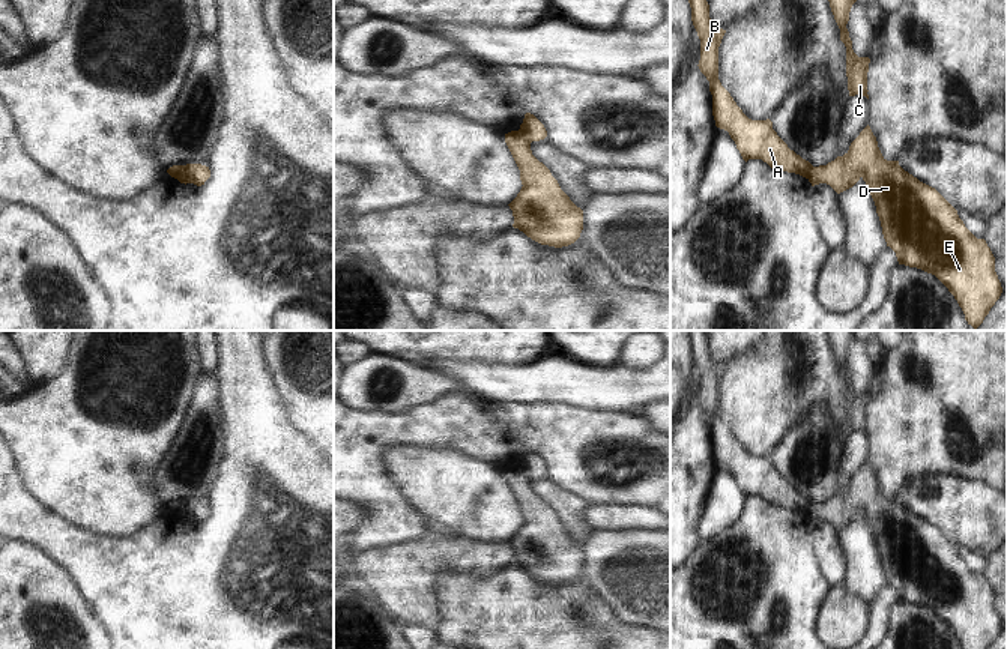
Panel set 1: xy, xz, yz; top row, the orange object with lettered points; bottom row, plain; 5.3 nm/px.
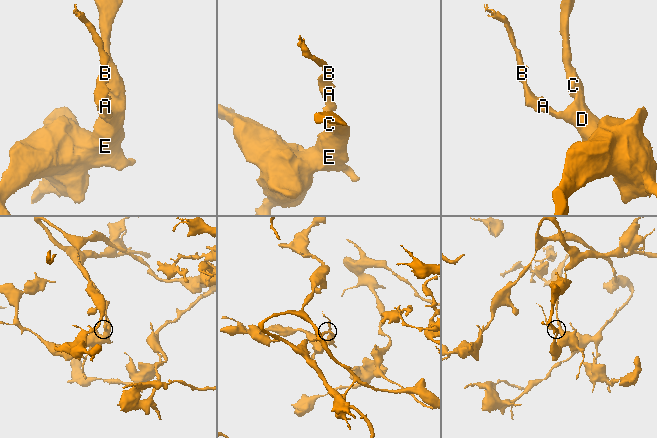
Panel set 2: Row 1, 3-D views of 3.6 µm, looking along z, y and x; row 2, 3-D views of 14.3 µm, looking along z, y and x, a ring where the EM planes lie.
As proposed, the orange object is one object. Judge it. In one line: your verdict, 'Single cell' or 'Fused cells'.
Fused cells

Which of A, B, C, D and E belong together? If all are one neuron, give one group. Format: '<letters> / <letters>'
A B / C D E

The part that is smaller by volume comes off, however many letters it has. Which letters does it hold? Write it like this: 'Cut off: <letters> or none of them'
Cut off: A, B

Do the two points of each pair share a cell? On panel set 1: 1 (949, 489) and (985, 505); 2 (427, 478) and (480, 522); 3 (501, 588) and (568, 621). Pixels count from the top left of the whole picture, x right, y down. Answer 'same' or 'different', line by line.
1: same
2: same
3: same

